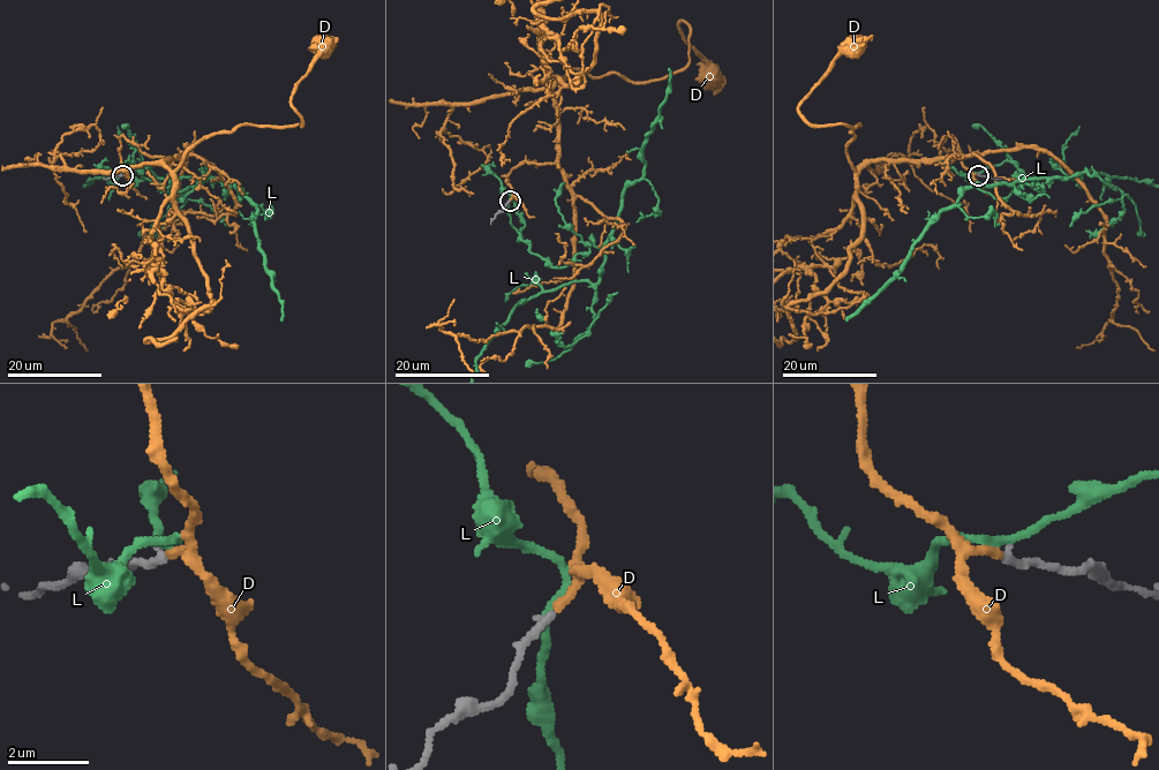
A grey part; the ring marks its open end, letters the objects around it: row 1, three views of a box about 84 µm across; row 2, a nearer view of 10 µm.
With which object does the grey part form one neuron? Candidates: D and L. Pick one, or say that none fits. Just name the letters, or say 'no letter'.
D

